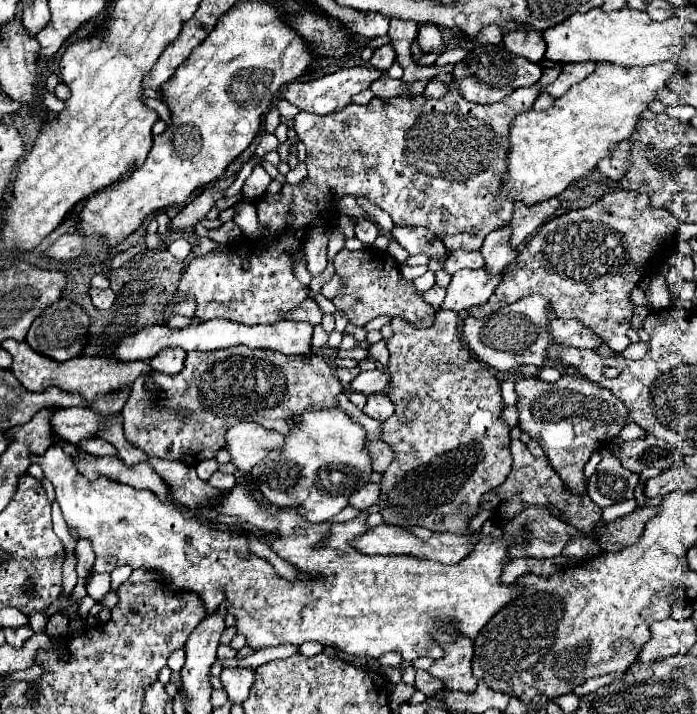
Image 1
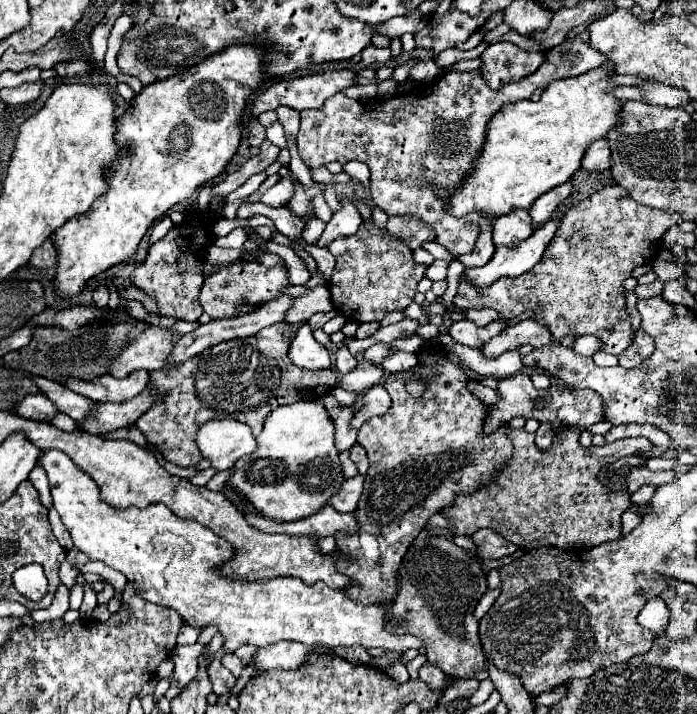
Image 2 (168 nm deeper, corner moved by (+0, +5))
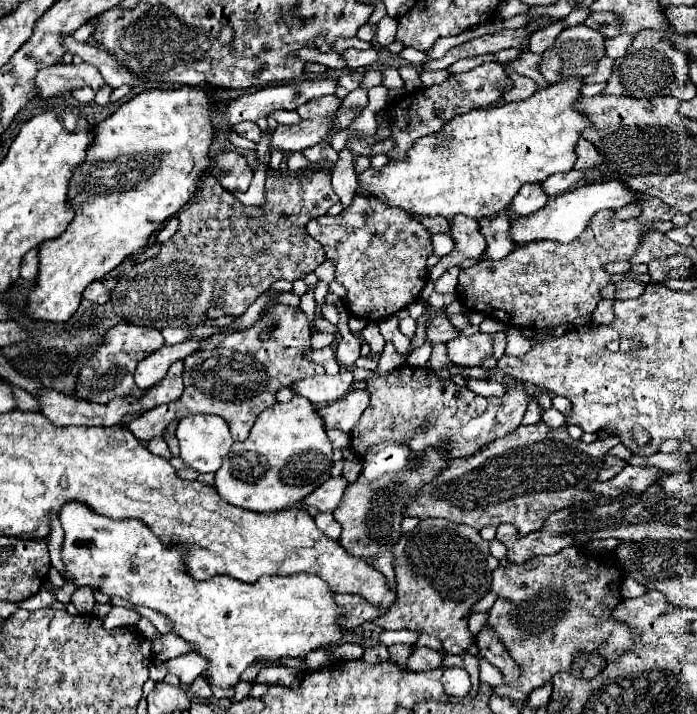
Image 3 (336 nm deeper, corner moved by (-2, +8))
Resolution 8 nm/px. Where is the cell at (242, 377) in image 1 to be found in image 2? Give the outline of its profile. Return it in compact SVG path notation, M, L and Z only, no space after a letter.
M275 323L271 327L261 329L253 337L217 343L211 349L205 349L201 355L195 355L187 359L185 363L179 363L177 367L163 367L163 369L151 371L149 387L157 391L161 397L135 421L135 427L145 435L147 443L151 443L153 447L161 451L165 461L175 463L179 467L191 467L203 459L201 451L197 451L197 441L195 441L201 423L207 423L209 419L227 417L227 419L247 423L253 435L257 437L261 433L265 417L273 409L281 405L297 403L297 401L315 401L315 399L325 397L339 383L335 369L307 371L307 369L299 369L297 365L293 365L287 355L287 335L289 335L289 323Z

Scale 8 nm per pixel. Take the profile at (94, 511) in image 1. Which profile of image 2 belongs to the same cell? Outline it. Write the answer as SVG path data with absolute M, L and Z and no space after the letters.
M57 449L43 451L39 463L47 471L53 505L61 521L69 529L75 547L87 553L91 559L99 559L107 567L121 571L129 581L135 581L139 597L175 609L187 625L219 627L219 631L225 637L225 647L229 653L233 653L237 647L245 643L255 647L267 647L277 641L299 641L305 645L325 645L325 647L353 647L353 645L361 645L365 649L383 647L387 651L397 651L397 653L423 647L421 639L413 635L391 633L391 623L399 623L399 619L391 615L393 603L363 607L361 603L353 603L353 599L349 599L341 589L339 591L329 589L323 581L317 581L315 585L305 585L297 577L277 577L277 579L269 579L267 583L235 581L227 575L221 575L219 571L219 563L227 563L235 555L235 547L231 547L227 539L215 535L211 529L203 527L197 521L187 521L177 517L163 503L151 503L145 509L139 507L113 509L113 505L101 499L101 491L93 483L93 479L85 475L63 451Z

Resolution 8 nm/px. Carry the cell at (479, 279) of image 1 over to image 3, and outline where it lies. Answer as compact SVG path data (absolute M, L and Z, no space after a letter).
M607 180L601 184L589 184L589 186L579 186L575 190L569 190L565 194L559 194L547 202L545 208L531 216L515 218L511 224L511 238L523 246L533 240L557 240L557 242L573 242L589 224L591 216L599 210L617 210L629 202L637 202L641 194L631 190L627 184L621 180Z

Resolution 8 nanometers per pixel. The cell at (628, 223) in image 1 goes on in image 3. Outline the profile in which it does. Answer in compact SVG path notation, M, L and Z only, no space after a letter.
M643 196L639 204L643 206L643 214L631 220L613 218L613 210L597 212L579 240L573 240L571 244L535 240L535 244L515 248L503 260L481 260L471 268L461 270L457 300L467 310L497 318L513 328L537 330L571 324L577 316L589 316L601 300L601 288L605 288L611 278L603 270L603 264L629 260L639 246L643 230L653 228L655 220L671 220L677 214L677 208L651 196Z

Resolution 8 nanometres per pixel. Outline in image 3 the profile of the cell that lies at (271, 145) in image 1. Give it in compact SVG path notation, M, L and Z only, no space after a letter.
M241 122L241 124L235 124L233 130L235 130L239 136L247 138L247 140L253 140L253 142L261 140L261 130L259 130L259 126L257 126L255 122Z

